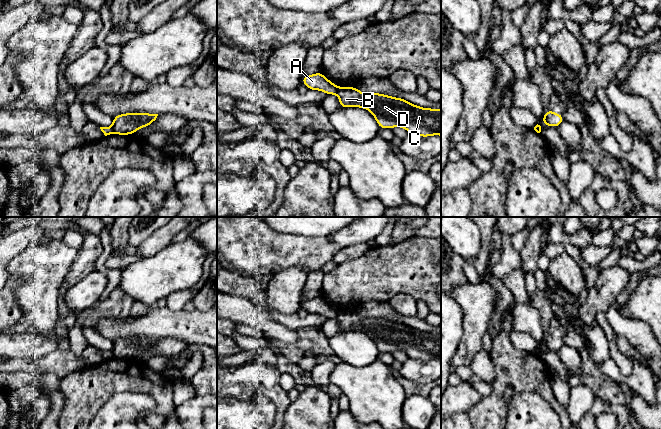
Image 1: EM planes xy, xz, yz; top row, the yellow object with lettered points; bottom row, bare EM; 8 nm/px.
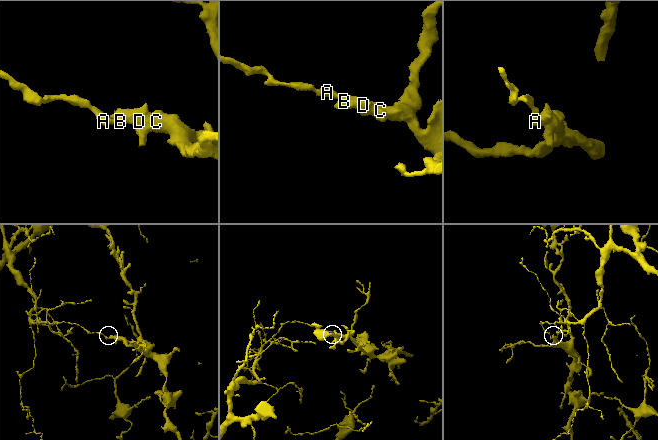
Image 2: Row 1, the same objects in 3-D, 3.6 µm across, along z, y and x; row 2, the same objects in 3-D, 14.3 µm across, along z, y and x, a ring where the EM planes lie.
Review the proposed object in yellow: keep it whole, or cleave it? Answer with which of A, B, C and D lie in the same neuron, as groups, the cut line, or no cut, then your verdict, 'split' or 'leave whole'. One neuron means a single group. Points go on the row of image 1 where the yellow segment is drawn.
groups A / B C D; cut xy (112, 126), (113, 131); split

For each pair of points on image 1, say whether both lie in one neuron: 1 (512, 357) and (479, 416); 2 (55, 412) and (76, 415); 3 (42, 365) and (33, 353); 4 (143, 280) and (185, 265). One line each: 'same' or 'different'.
1: same
2: different
3: different
4: same

